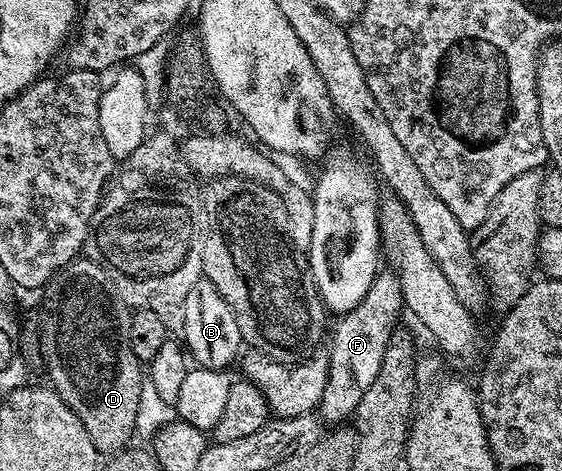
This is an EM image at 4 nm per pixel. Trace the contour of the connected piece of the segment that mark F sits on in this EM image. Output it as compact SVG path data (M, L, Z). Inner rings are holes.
M394 272L386 273L376 273L365 296L336 321L339 323L332 334L330 331L331 350L326 351L329 372L317 407L318 417L322 421L324 418L327 422L335 422L331 424L341 424L345 418L350 419L357 404L361 404L361 396L365 396L365 388L369 388L369 384L377 380L377 372L381 372L385 348L393 337L391 328L398 320L399 313L402 315L405 310L399 277Z

